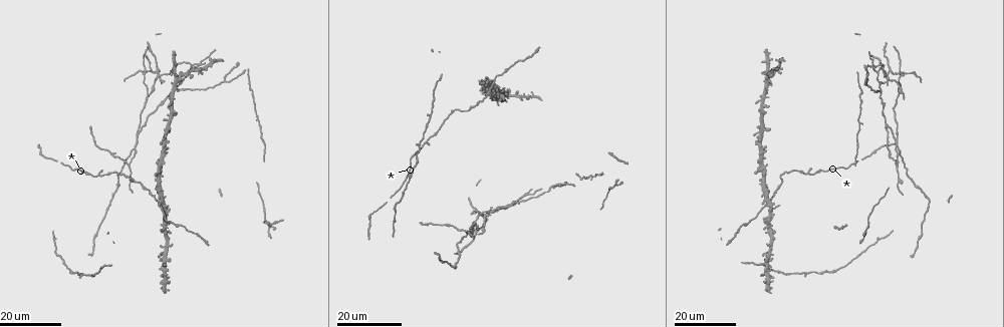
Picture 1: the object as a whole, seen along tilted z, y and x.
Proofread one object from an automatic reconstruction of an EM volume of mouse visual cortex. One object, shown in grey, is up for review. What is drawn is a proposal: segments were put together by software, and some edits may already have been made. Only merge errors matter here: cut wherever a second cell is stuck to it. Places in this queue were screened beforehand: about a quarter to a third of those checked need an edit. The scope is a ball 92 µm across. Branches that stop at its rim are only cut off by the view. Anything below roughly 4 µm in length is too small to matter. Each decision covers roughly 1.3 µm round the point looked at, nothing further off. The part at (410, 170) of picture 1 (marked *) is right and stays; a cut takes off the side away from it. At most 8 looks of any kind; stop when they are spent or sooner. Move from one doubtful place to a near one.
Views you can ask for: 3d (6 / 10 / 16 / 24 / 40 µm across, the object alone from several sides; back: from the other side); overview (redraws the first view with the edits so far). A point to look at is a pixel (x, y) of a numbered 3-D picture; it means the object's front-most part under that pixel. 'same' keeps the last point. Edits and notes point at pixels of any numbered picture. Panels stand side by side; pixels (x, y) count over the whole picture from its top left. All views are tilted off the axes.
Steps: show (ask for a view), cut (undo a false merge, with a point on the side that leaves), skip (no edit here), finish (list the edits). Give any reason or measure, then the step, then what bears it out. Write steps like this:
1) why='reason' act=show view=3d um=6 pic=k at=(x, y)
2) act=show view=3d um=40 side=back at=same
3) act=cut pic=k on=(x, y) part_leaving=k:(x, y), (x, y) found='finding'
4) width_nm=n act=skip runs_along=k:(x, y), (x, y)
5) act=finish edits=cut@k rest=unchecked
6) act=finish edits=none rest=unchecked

why='branch point' act=show view=3d um=16 pic=1 at=(137, 145)

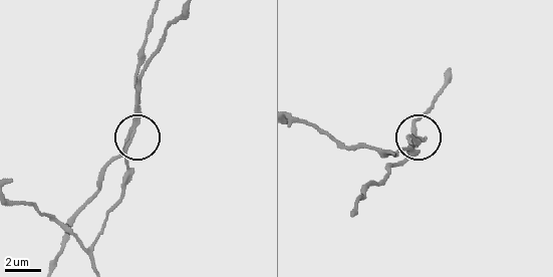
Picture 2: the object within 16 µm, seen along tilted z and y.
why='zoom in' act=show view=3d um=10 pic=2 at=(129, 129)

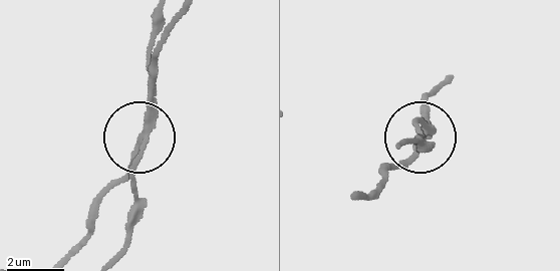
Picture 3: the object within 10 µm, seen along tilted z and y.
side_arm_um=50 act=cut pic=3 on=(423, 123) part_leaving=3:(153, 115), (153, 17) found='two cells meet here'

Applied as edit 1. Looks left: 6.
why='side arm on a straight run' act=show view=3d um=24 pic=1 at=(506, 208)

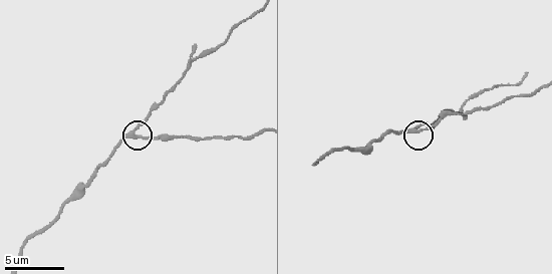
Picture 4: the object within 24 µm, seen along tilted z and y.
act=show view=3d um=6 pic=4 at=(132, 132)

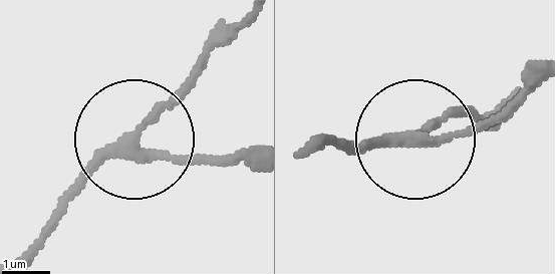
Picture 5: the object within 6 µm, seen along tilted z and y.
act=skip runs_along=5:(307, 152), (329, 140), (410, 135), (475, 109) found='continuous, no second cell'

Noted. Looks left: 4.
why='branch point' act=show view=3d um=24 pic=1 at=(555, 186)

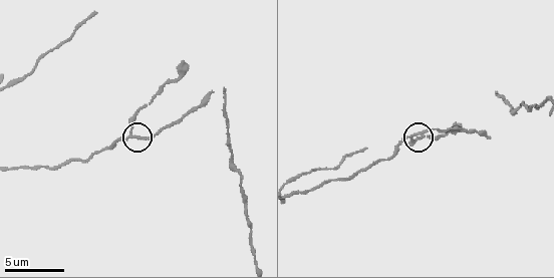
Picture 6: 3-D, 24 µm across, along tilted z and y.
why='closer look' act=show view=3d um=6 pic=6 at=(412, 134)

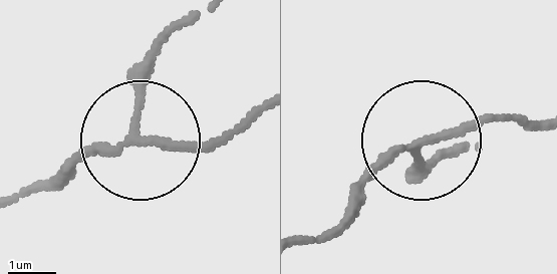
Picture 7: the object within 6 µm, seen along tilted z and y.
act=show view=3d um=6 side=back pic=7 at=(419, 144)

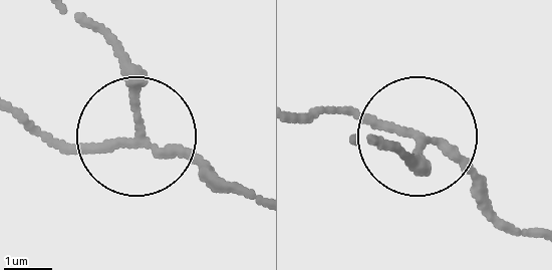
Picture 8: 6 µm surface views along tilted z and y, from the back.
arms=3 act=cut pic=8 on=(126, 60) found='two cells meet here'

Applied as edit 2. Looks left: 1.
act=finish edits=cut@3,cut@8 rest=unchecked

